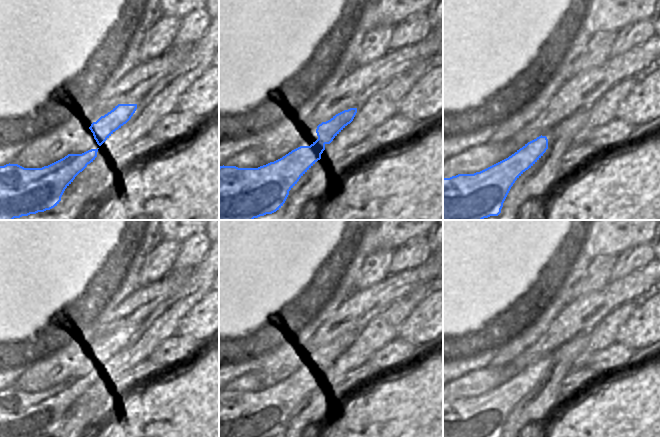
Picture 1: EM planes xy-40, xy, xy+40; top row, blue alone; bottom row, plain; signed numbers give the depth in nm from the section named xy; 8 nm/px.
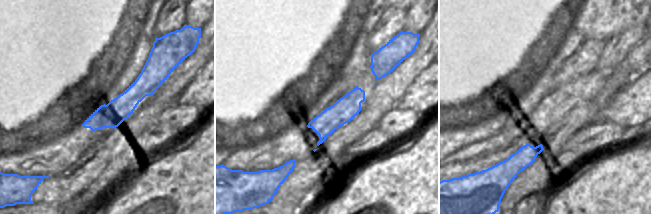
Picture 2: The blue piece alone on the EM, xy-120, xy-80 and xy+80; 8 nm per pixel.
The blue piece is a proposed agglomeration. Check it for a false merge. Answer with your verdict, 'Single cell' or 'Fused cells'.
Single cell

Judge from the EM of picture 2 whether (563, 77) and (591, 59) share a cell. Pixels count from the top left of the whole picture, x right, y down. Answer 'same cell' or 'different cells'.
same cell

